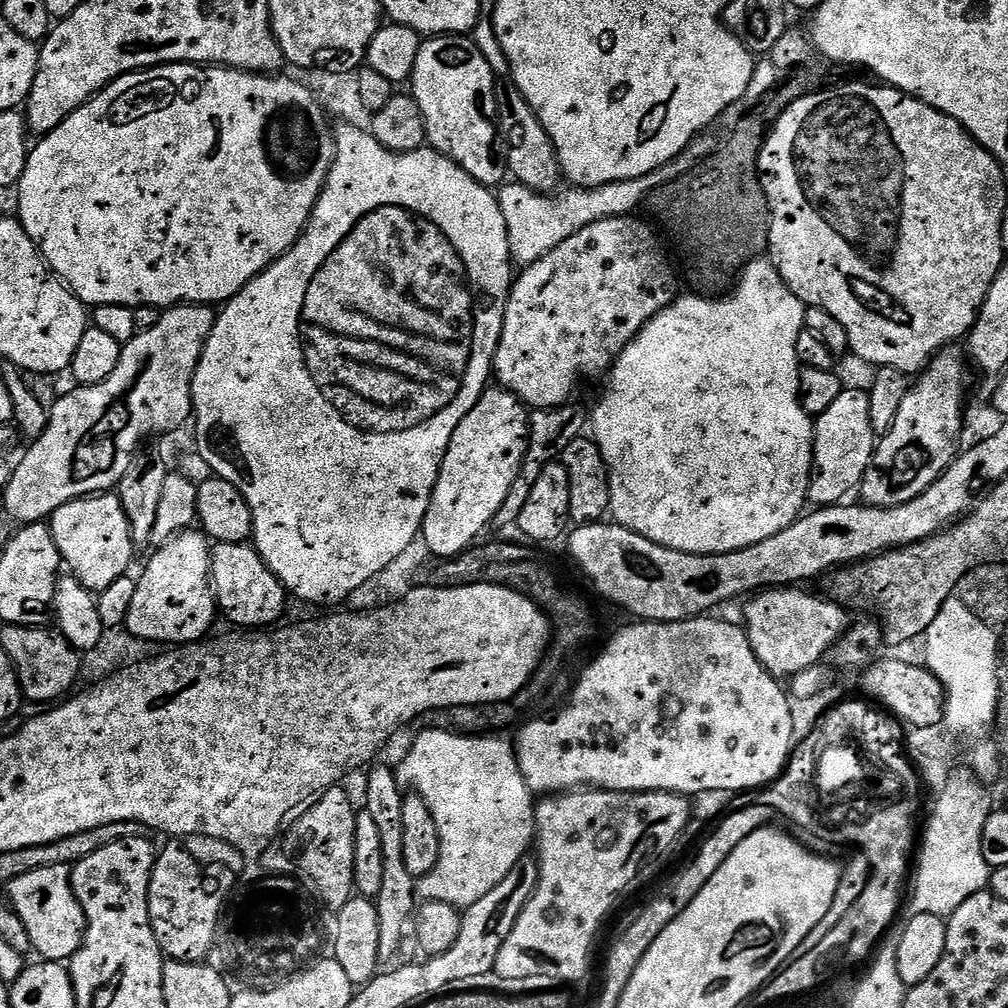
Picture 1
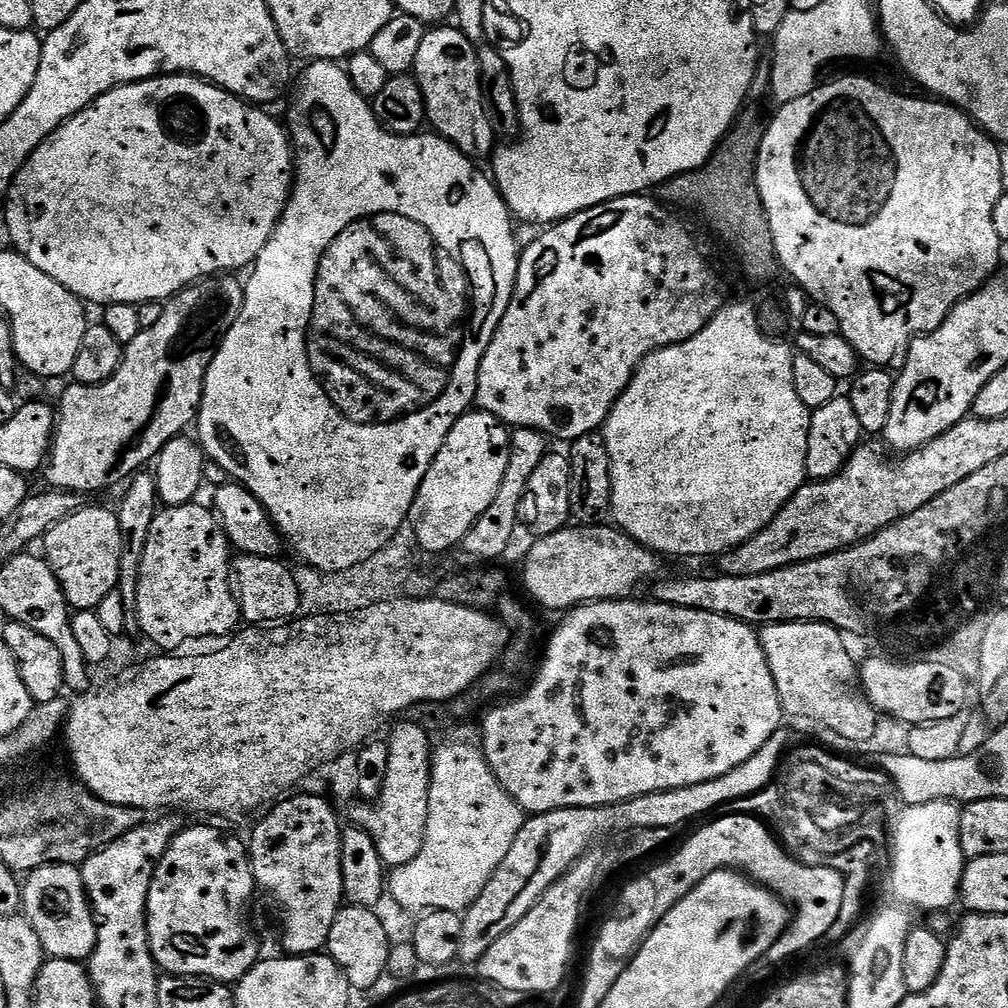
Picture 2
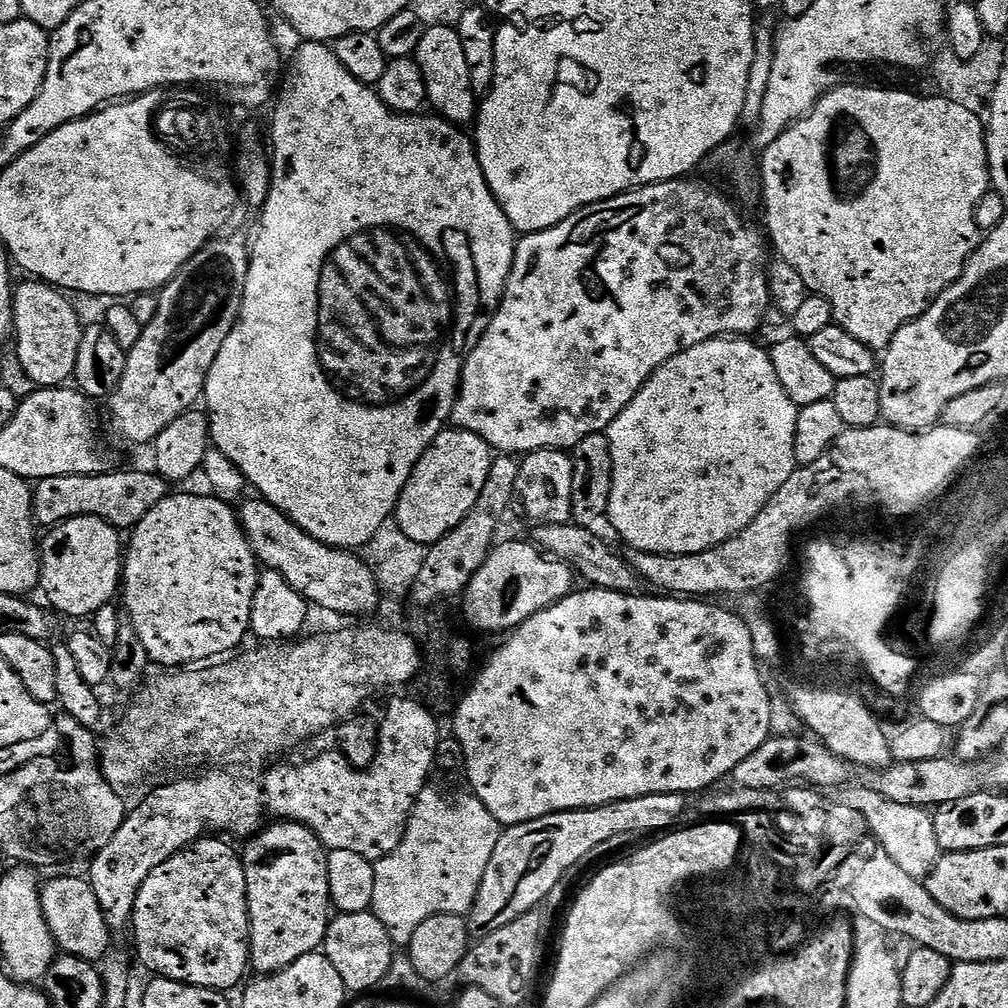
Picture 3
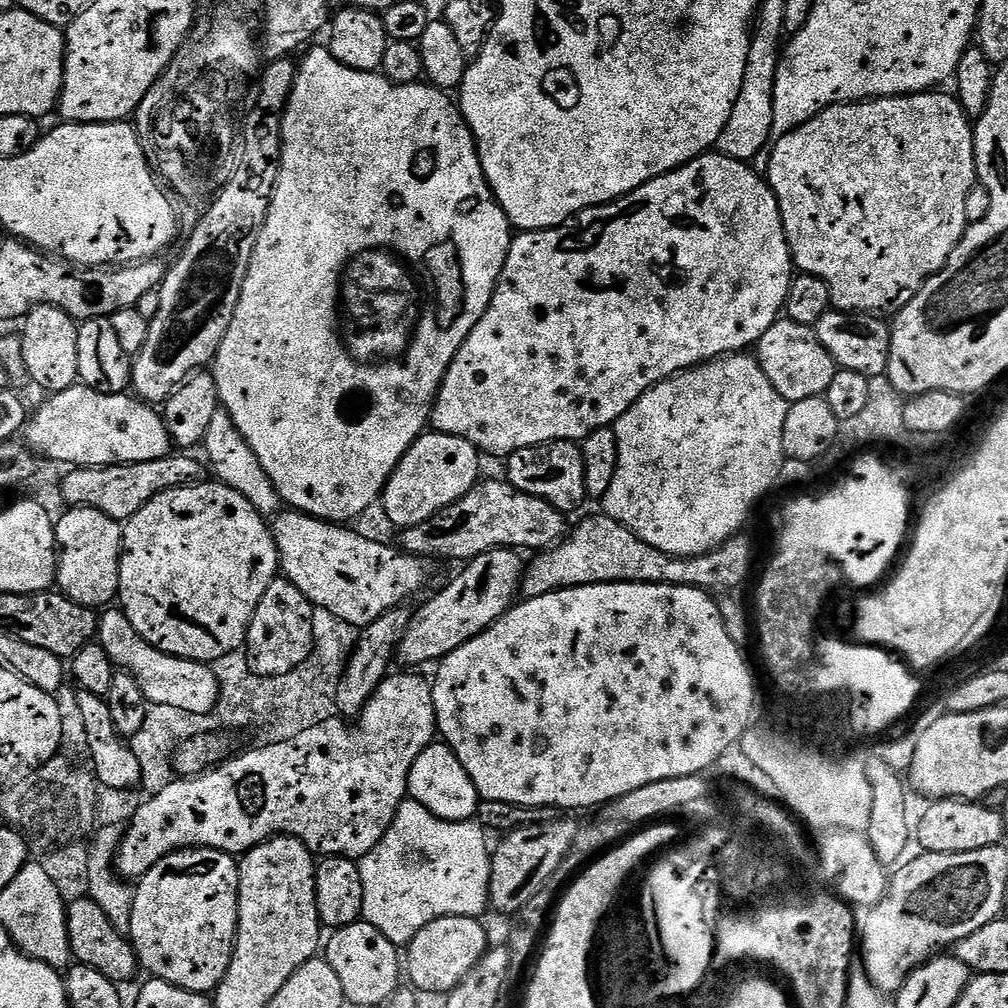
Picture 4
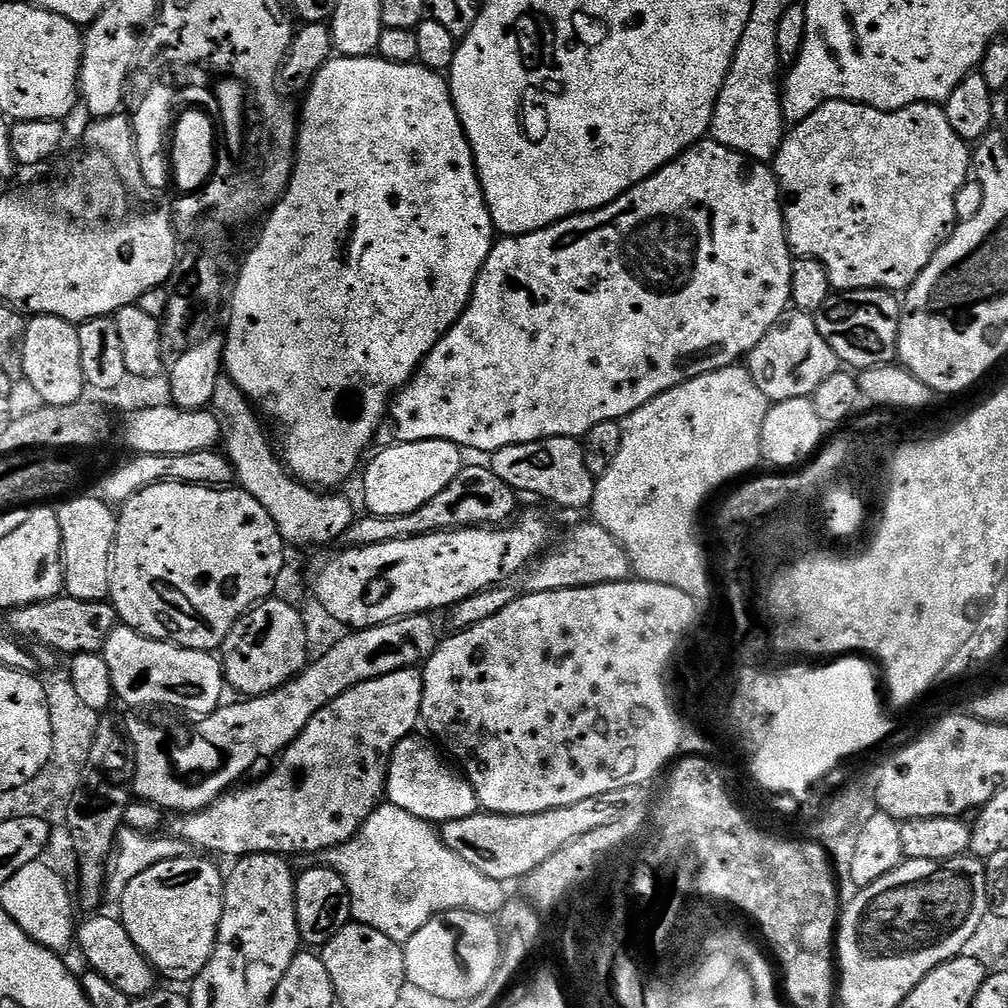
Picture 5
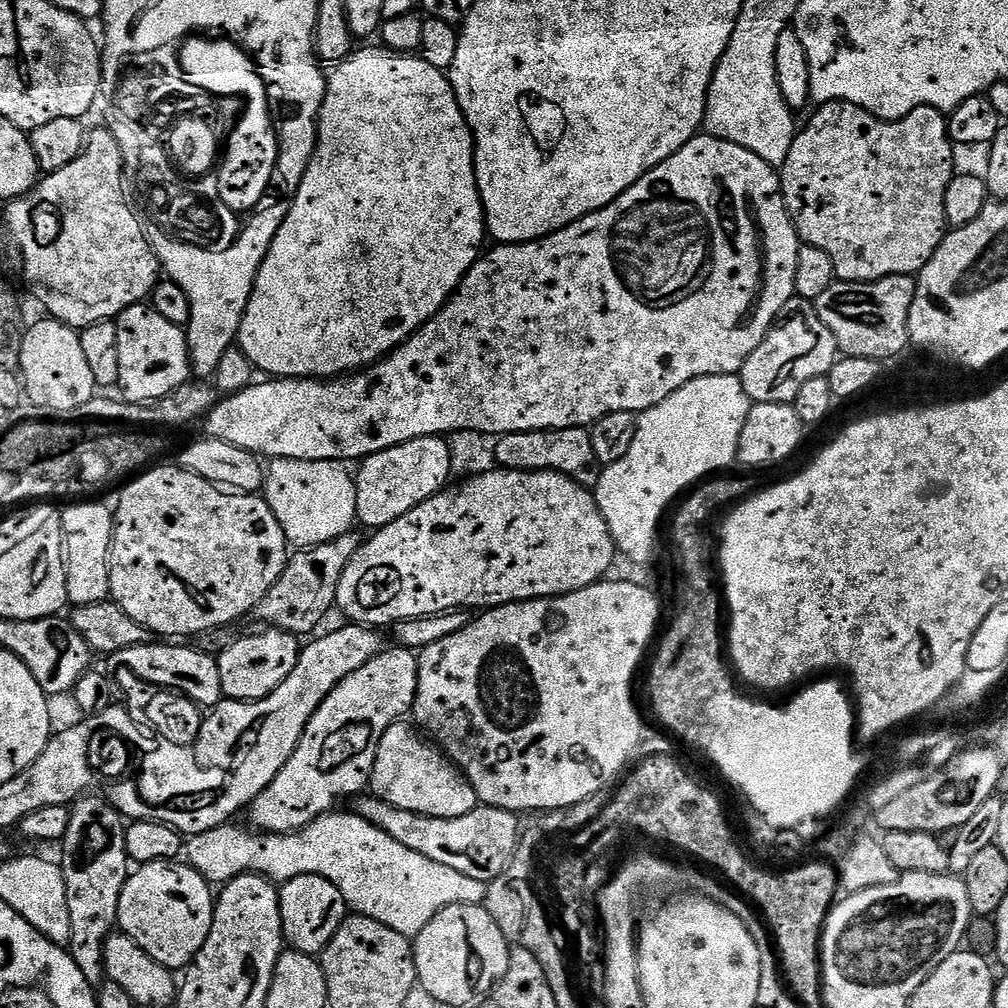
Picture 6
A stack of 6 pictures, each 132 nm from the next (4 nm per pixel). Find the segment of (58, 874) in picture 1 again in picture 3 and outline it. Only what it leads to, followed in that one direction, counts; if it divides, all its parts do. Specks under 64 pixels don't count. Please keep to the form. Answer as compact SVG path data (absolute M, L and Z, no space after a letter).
M56 876L53 880L45 879L40 890L40 901L42 914L46 914L46 922L50 926L50 934L56 940L56 947L61 953L93 962L100 961L107 954L113 943L113 933L87 879L79 880L76 876Z

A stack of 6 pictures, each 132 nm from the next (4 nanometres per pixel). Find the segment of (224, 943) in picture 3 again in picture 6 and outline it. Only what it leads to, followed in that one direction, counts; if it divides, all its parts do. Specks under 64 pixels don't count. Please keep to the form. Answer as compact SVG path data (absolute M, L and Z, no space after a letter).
M165 858L139 865L122 890L116 923L119 931L138 942L154 962L169 970L184 970L202 950L216 906L213 885L191 864L176 863L180 862Z

